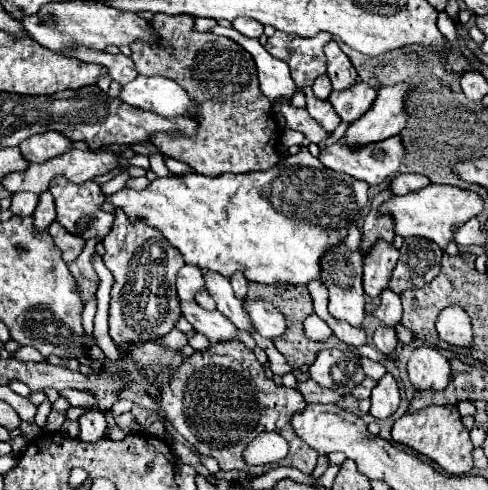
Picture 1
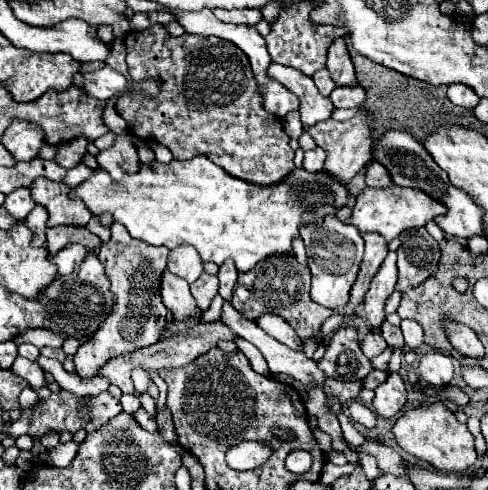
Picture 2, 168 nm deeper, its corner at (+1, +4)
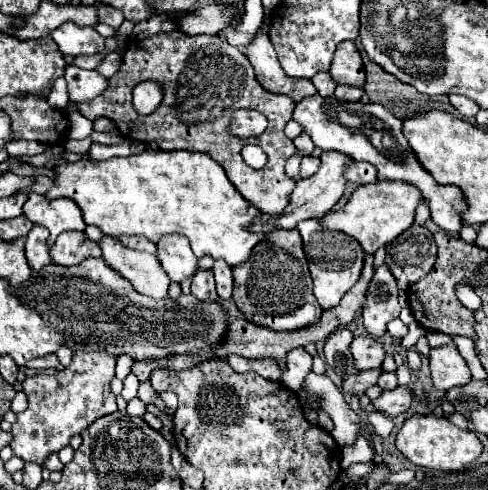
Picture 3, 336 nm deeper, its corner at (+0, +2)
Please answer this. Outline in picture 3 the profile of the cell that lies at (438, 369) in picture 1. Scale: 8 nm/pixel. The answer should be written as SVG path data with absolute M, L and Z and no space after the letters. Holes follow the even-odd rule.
M444 345L430 351L430 375L434 387L440 391L466 385L472 379L466 361L456 351L456 345Z

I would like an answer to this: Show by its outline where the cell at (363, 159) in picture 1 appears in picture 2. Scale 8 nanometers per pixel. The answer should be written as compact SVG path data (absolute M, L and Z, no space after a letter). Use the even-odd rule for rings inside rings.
M317 147L317 149L313 149L313 151L305 151L303 167L305 167L307 171L311 171L311 173L315 173L315 171L321 171L321 169L323 169L325 155L327 155L327 153L323 153L323 149L321 149L321 147Z

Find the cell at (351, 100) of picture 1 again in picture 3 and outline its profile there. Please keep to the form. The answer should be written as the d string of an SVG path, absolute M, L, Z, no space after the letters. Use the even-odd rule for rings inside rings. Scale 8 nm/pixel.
M338 85L334 95L340 101L360 101L360 97L364 95L364 89L362 87L350 87L350 85Z

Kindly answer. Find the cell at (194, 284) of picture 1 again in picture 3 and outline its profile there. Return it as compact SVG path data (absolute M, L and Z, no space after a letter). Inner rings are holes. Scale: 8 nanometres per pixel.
M168 235L160 239L158 259L174 283L182 283L198 269L198 259L184 235Z

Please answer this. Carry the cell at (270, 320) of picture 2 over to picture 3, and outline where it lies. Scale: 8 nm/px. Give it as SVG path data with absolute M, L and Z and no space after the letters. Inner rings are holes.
M296 347L288 351L286 363L288 363L288 373L282 375L282 383L288 389L298 391L300 383L304 381L304 375L312 369L312 355L304 347Z

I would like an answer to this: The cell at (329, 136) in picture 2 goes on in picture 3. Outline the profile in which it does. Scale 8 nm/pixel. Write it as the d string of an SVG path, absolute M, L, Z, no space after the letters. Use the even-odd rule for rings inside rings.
M322 151L320 159L322 159L322 165L320 165L320 169L312 177L296 181L296 187L294 187L294 191L290 195L290 203L284 209L284 213L280 213L278 217L270 217L266 227L252 227L254 231L268 233L272 229L296 229L296 225L300 221L304 221L304 219L318 219L318 217L324 217L324 215L328 215L332 211L332 207L344 195L344 185L346 185L344 171L352 163L352 157L342 155L340 151Z

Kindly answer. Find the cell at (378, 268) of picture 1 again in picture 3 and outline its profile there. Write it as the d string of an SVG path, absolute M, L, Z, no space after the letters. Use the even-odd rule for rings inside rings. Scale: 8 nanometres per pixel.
M380 265L368 287L366 305L362 309L364 329L374 337L382 337L386 331L386 323L396 319L398 315L400 305L398 305L396 279L386 265Z

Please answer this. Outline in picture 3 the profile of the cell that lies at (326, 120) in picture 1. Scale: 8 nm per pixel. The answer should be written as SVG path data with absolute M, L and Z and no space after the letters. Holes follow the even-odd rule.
M258 31L256 39L252 41L252 47L248 47L248 51L244 53L248 55L256 71L256 79L260 81L262 87L266 87L266 91L290 95L294 101L316 95L316 87L312 85L310 79L292 79L284 73L268 35L264 35L262 31Z

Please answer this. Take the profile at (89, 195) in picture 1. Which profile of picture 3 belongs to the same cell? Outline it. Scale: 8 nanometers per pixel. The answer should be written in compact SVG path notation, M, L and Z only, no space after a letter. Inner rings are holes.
M30 193L24 203L24 215L38 225L44 225L50 231L48 241L56 241L56 237L64 231L84 231L86 223L82 219L80 207L66 197L46 199L44 195Z

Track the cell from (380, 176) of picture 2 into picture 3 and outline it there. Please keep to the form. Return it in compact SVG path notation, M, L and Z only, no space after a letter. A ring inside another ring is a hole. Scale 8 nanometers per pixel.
M352 161L348 171L344 173L344 177L348 181L354 181L358 185L364 183L376 183L376 167L372 167L372 163L362 163L362 161Z

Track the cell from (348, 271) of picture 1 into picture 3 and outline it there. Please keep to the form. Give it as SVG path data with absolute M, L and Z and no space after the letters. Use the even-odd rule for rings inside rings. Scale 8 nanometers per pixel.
M308 219L298 223L296 227L302 235L304 241L304 253L310 265L310 275L314 279L314 295L320 303L322 309L336 307L344 293L358 281L362 263L364 263L364 251L356 239L340 233L340 231L330 231L326 227L320 227L320 219Z

